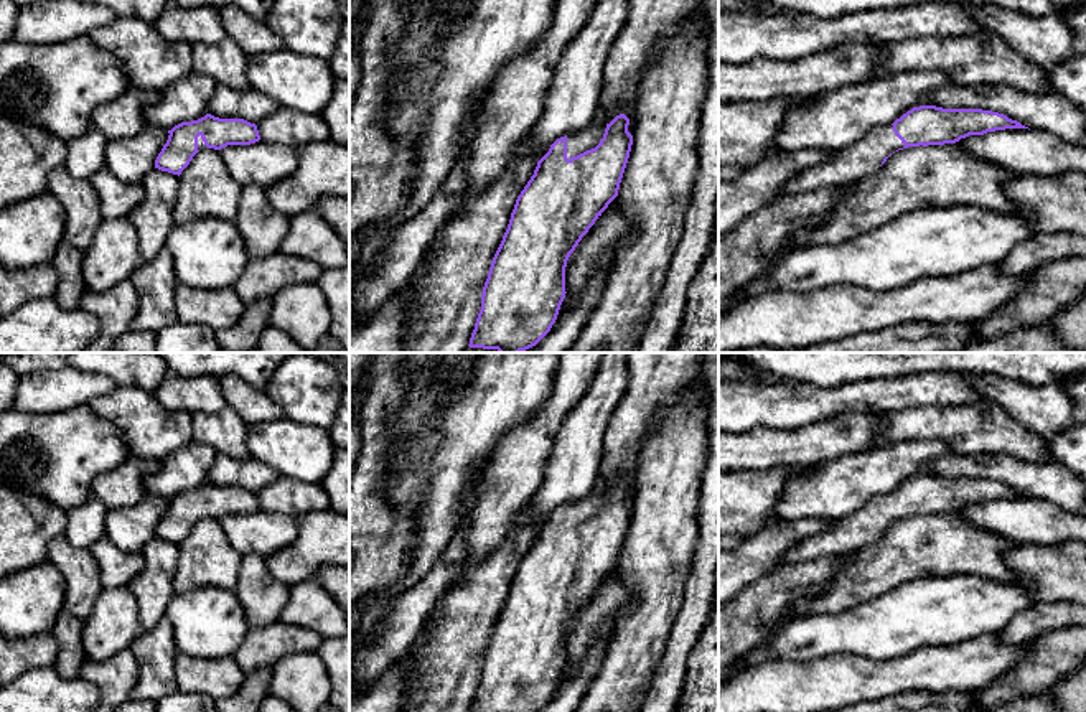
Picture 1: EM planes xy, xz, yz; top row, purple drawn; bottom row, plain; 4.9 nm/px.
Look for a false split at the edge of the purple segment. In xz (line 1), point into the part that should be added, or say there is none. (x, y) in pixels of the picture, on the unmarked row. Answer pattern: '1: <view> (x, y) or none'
1: xz (585, 508)

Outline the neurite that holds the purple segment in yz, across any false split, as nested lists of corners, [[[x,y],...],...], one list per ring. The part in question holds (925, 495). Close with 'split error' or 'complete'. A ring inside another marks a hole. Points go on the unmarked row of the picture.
[[[913,476],[893,493],[875,496],[854,514],[834,521],[826,532],[804,539],[783,559],[783,565],[849,555],[873,544],[892,522],[908,516],[956,513],[1005,498],[1028,496],[992,480]]]; split error

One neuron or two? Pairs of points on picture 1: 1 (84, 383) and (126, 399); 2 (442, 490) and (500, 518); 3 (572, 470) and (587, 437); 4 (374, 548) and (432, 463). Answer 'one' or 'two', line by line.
1: two
2: two
3: one
4: two

